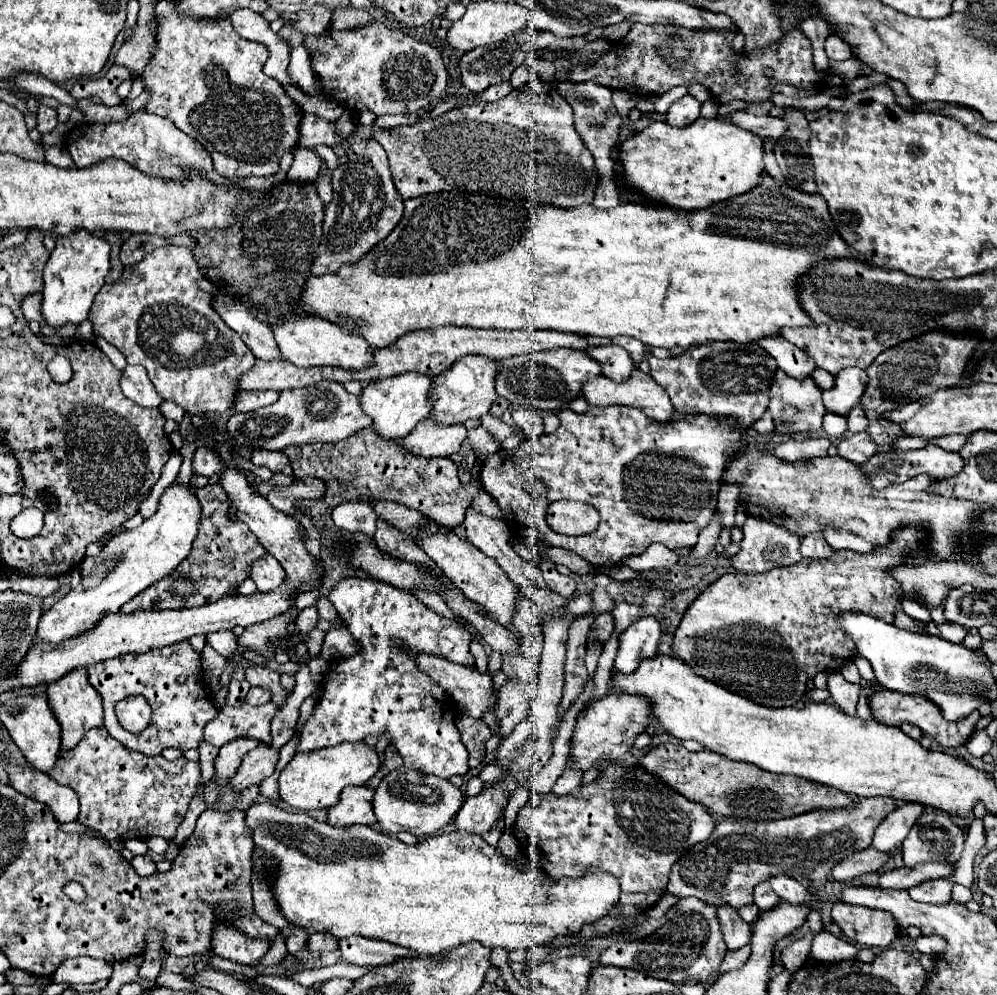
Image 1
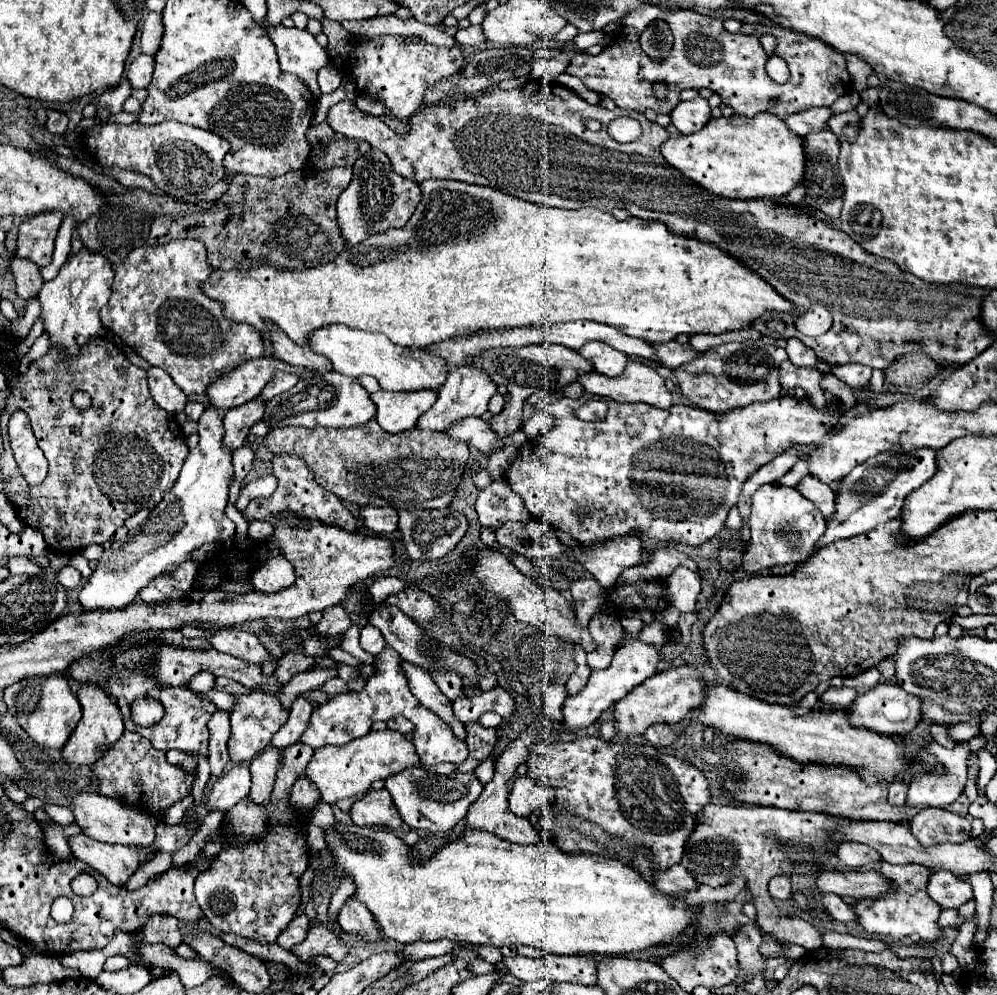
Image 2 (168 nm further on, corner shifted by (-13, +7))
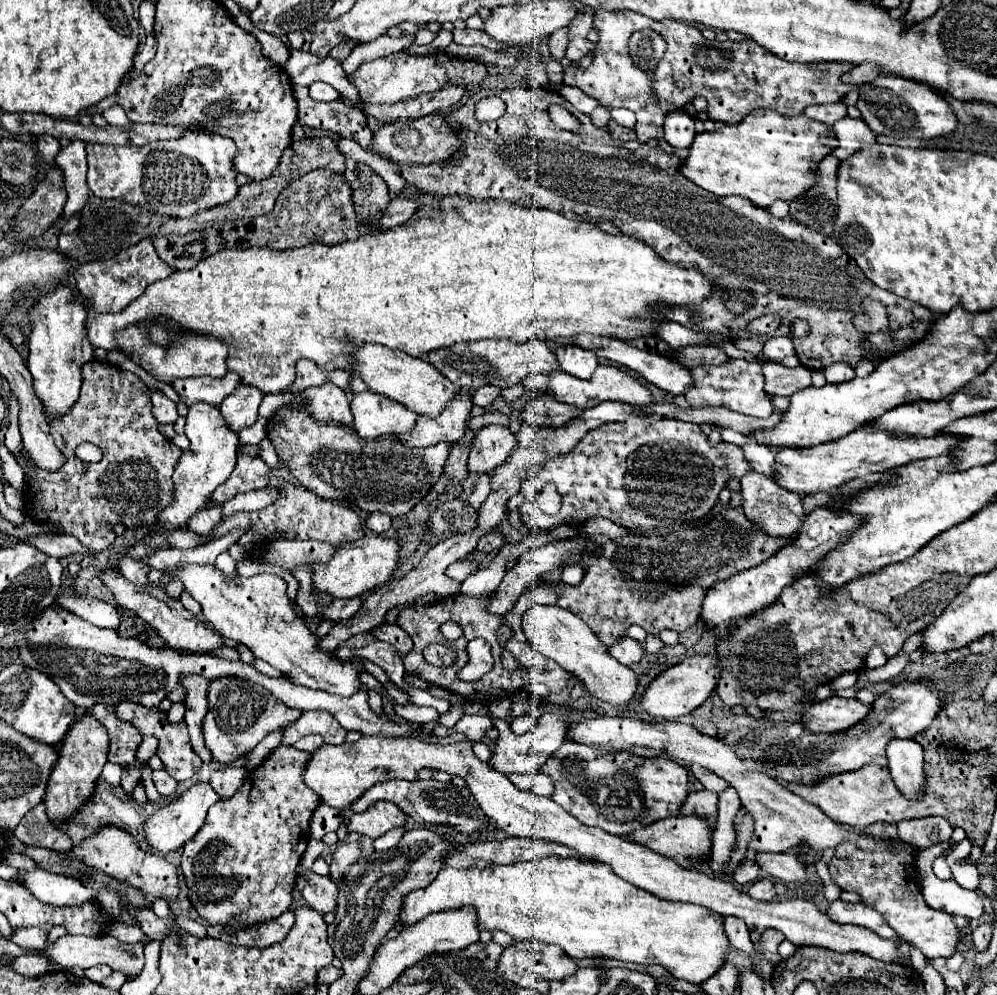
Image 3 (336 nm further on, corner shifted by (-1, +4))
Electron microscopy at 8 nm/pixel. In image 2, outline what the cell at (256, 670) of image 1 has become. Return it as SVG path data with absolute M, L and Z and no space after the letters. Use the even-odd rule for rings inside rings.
M235 626L221 628L221 630L217 628L215 636L207 638L207 640L211 642L211 646L215 650L231 654L241 660L249 660L251 664L257 664L257 666L261 666L265 660L275 660L275 662L279 660L267 652L267 648L261 644L261 640L255 634L239 630Z

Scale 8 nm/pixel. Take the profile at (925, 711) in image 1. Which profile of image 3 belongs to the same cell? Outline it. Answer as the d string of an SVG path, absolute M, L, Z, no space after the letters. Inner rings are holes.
M831 695L823 701L811 701L811 707L801 713L801 723L811 733L839 733L861 721L871 711L857 699L843 699Z

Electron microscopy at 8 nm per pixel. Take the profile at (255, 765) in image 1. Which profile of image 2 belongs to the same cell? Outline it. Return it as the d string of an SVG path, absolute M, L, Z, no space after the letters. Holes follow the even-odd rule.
M235 764L225 770L223 776L217 778L213 784L213 790L207 798L207 804L211 810L221 810L227 812L233 808L237 802L241 802L251 788L251 772L247 764Z

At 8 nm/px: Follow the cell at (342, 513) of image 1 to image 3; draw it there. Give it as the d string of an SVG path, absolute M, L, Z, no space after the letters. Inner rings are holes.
M371 513L365 521L367 529L375 531L375 533L383 533L387 529L391 529L391 517L385 515L385 513Z

